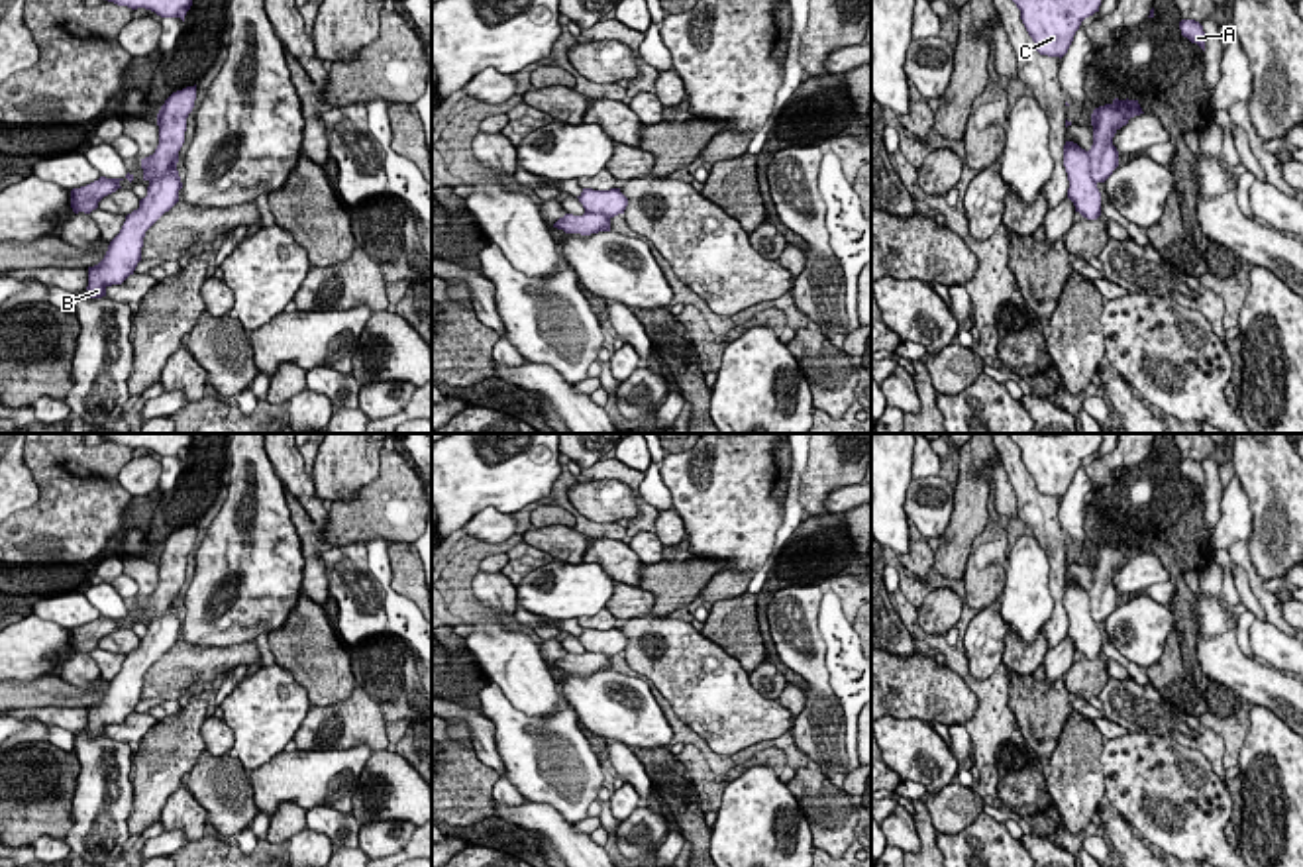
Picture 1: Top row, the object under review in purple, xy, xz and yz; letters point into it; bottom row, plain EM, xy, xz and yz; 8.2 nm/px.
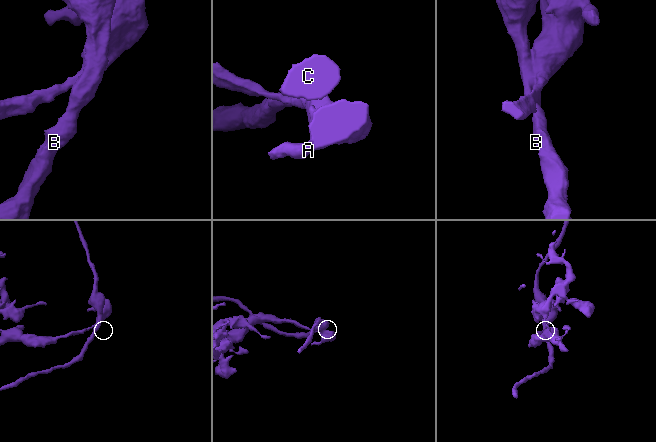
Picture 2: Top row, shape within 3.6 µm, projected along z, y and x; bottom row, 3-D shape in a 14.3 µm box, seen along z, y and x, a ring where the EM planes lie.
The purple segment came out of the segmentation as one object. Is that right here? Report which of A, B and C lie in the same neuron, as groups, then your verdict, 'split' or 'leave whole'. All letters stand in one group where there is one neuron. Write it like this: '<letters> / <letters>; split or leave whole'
A B C; leave whole

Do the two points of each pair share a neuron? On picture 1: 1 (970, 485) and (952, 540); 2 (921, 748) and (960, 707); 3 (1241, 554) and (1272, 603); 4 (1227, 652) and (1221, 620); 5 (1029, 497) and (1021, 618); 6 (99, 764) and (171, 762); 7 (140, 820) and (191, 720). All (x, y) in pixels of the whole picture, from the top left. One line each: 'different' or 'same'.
1: same
2: different
3: same
4: different
5: different
6: different
7: same

